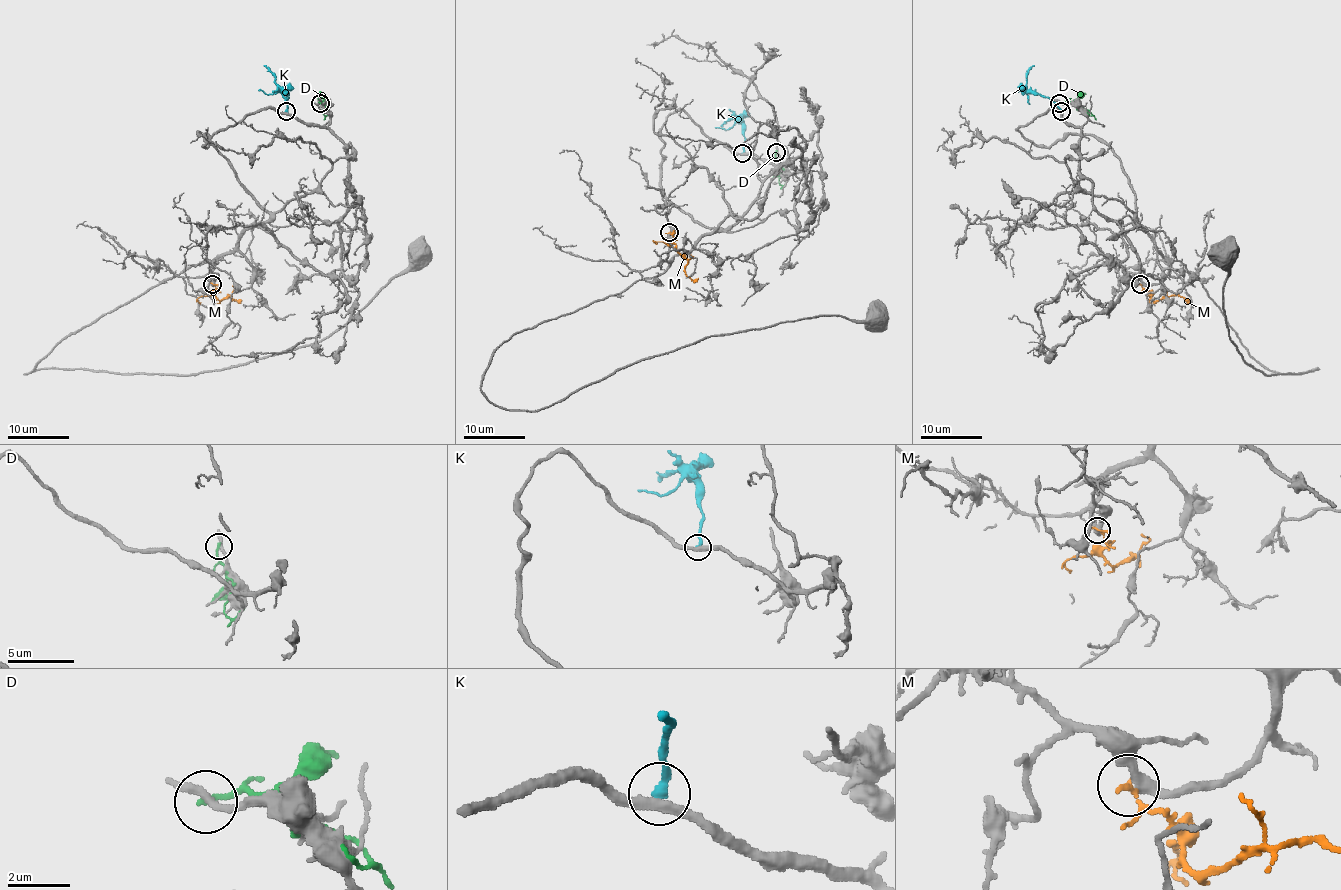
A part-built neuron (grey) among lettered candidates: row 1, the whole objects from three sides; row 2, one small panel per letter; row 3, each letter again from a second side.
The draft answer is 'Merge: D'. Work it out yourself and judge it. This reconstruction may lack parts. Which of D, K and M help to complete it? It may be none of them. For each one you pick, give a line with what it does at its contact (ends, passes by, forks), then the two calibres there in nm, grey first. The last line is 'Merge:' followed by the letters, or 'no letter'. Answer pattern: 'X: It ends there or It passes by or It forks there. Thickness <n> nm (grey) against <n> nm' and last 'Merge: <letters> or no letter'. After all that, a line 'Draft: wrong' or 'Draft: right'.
Merge: no letter
Draft: wrong

